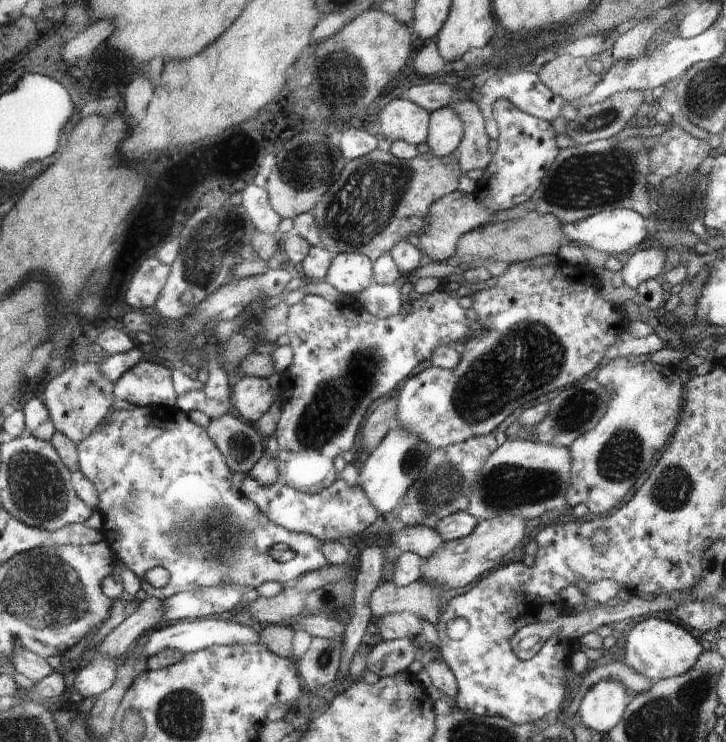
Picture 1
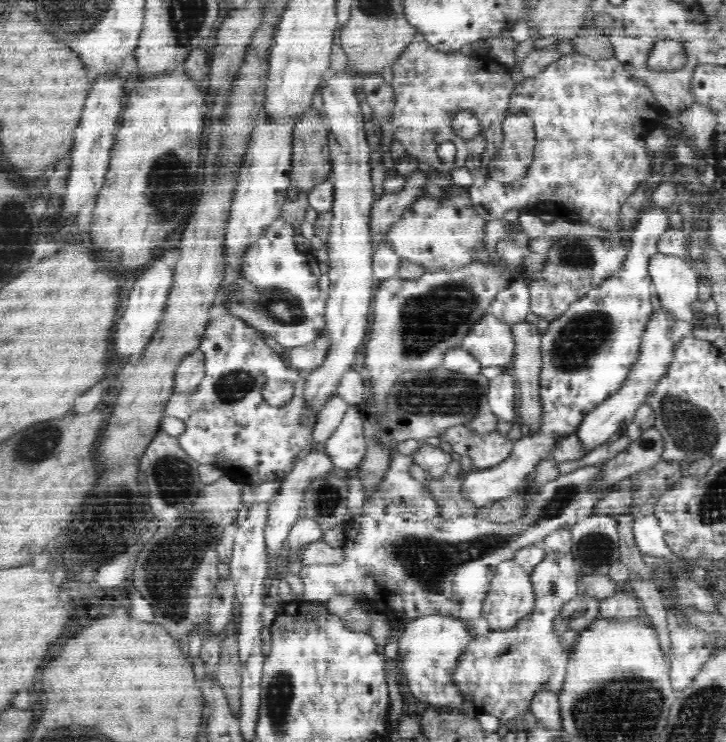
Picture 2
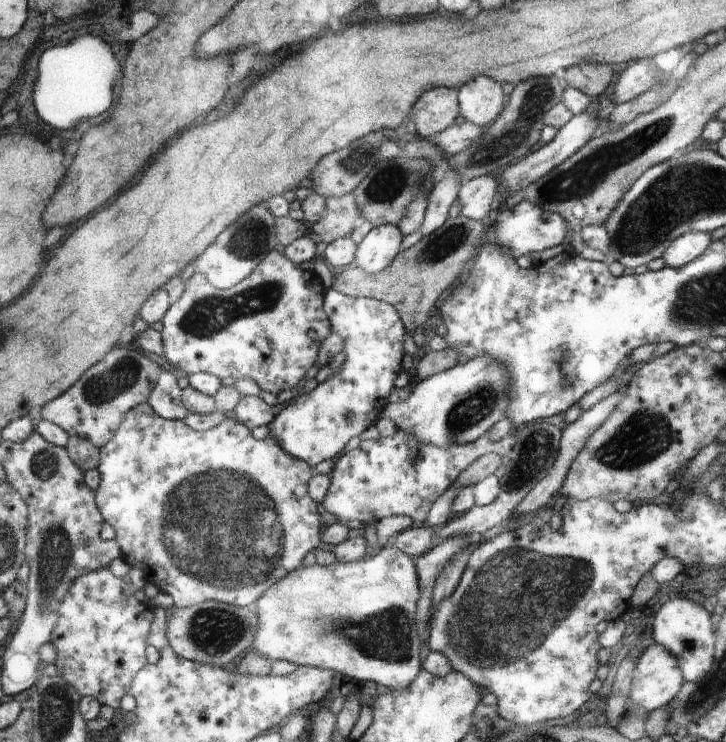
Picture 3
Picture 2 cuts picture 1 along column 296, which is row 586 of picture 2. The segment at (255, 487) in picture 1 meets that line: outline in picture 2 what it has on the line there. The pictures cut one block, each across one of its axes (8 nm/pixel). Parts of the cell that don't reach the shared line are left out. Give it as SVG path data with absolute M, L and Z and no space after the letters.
M504 560L500 563L482 606L483 616L489 628L508 629L521 617L528 616L534 604L535 596L529 573L513 560Z

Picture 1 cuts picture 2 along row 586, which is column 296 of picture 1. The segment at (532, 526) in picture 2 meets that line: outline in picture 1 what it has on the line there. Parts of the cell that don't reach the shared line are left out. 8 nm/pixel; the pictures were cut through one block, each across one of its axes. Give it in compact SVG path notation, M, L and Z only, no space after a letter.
M440 288L433 293L423 294L420 298L412 301L413 306L410 312L403 312L402 310L394 316L381 319L374 316L373 313L369 313L362 304L358 302L345 305L342 303L332 303L323 297L318 295L304 295L297 303L292 303L288 307L287 314L287 335L290 338L290 344L288 347L292 352L292 364L279 373L280 376L280 389L279 400L282 402L281 413L277 422L277 427L274 436L277 438L279 447L277 461L278 472L280 473L280 481L286 483L288 486L302 491L303 493L316 494L328 488L330 484L334 484L336 480L336 470L334 470L334 458L346 450L352 450L352 446L356 444L356 436L358 436L358 430L360 430L360 422L362 418L366 416L370 404L376 400L376 398L382 398L384 394L392 394L392 390L402 382L406 380L414 368L424 362L432 356L433 350L440 345L452 345L452 342L460 341L460 338L468 336L471 329L466 326L466 316L464 316L464 310L460 308L458 304L458 298L455 295L445 294L440 292Z

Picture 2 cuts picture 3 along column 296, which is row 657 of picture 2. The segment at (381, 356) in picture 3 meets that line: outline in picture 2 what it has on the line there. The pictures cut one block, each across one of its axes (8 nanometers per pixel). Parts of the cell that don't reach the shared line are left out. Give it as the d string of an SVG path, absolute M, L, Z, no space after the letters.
M429 613L428 616L419 616L404 624L396 658L402 664L400 675L403 674L403 680L408 684L408 690L414 698L445 710L460 710L467 697L456 687L451 673L458 658L464 654L474 638L470 625L466 622L460 617Z

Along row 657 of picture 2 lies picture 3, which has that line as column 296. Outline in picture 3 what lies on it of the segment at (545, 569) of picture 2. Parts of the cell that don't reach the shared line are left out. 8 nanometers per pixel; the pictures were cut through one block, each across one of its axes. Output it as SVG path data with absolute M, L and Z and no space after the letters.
M148 403L142 408L134 407L134 412L126 416L126 424L113 436L110 444L101 448L102 462L100 472L102 484L97 490L97 503L106 517L106 522L115 530L115 540L121 544L122 558L130 567L142 568L147 582L155 584L158 590L170 594L177 608L202 604L206 601L228 602L230 605L253 606L268 588L278 580L284 579L292 571L302 566L306 554L320 544L320 514L314 499L308 496L308 482L314 478L308 464L304 460L296 460L280 444L276 437L269 434L257 440L252 437L251 430L233 415L228 415L218 426L206 431L192 430L183 421L175 421L158 416Z

